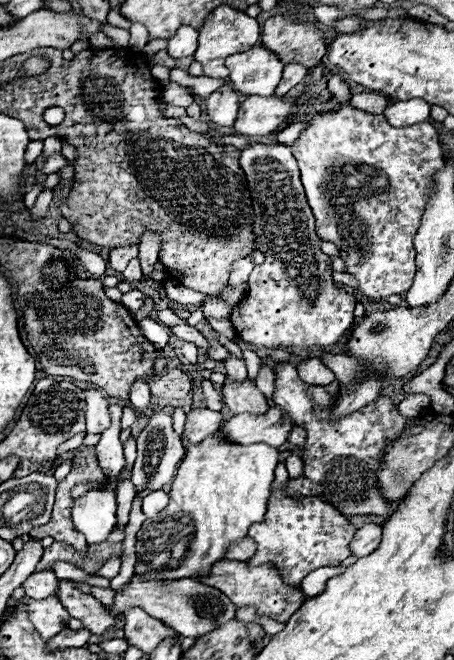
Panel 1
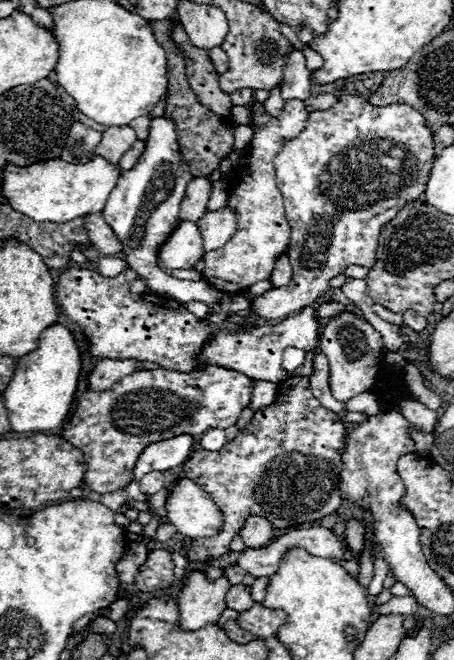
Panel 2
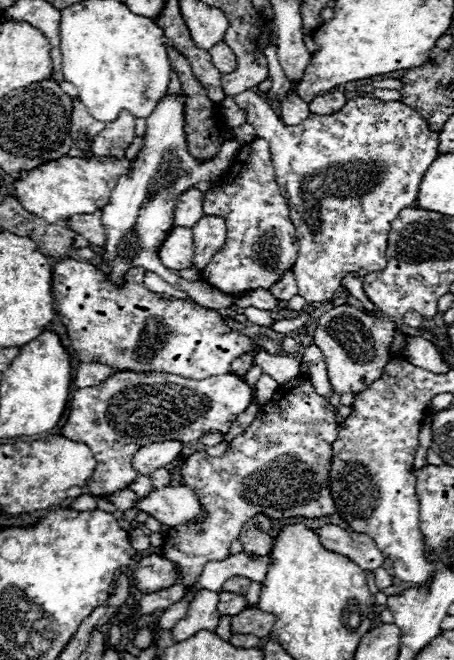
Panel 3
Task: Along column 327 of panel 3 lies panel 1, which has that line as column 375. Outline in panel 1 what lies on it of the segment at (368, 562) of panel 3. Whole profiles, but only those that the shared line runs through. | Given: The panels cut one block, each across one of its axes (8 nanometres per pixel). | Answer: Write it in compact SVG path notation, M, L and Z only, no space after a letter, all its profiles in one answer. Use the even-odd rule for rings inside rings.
M366 524L366 526L356 530L354 540L350 542L350 552L354 556L362 558L362 556L366 556L378 548L380 538L382 538L382 528L376 524Z

